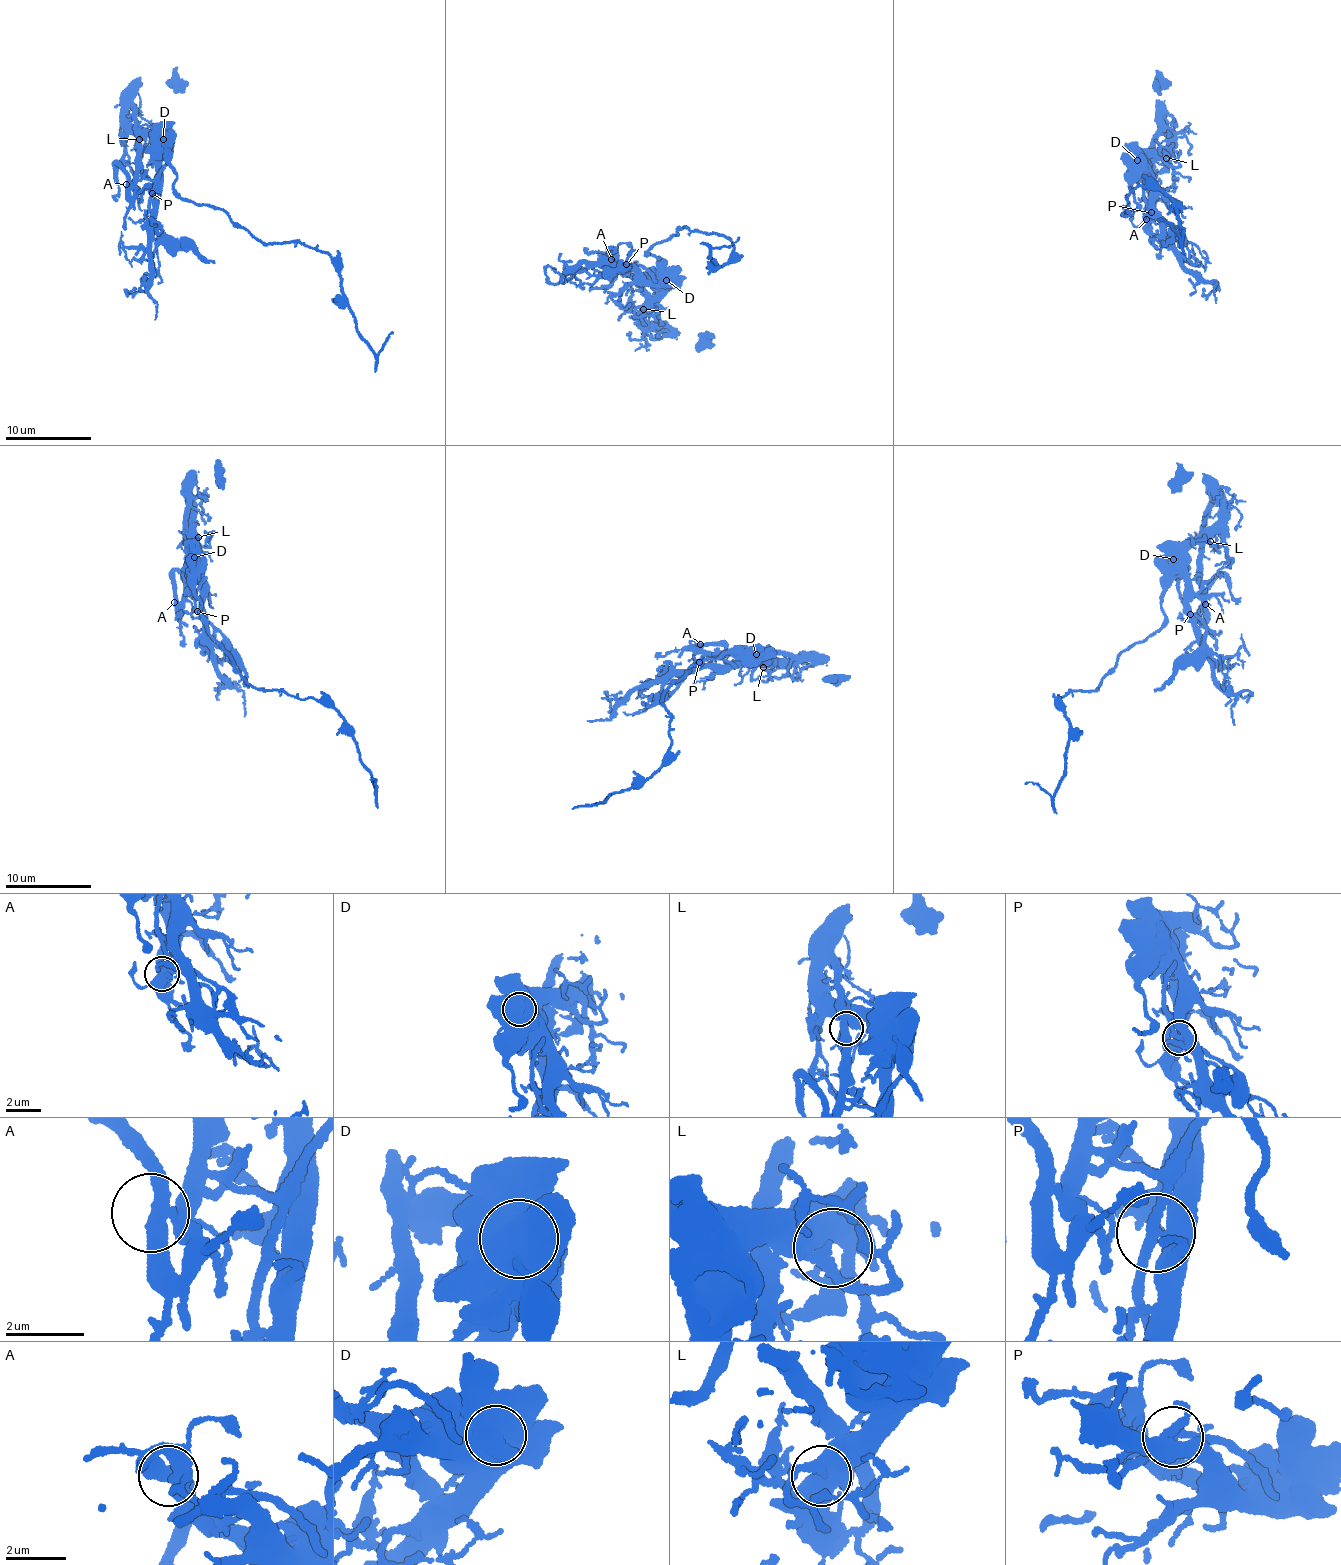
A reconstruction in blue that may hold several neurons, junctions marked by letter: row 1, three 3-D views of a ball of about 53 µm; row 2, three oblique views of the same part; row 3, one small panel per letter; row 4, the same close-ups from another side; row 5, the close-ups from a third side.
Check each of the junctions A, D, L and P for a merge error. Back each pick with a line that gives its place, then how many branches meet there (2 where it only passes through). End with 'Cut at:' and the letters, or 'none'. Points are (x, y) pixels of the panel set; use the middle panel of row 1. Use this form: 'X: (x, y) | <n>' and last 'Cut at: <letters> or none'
D: (666, 280) | 1
P: (626, 264) | 5
Cut at: D, P

